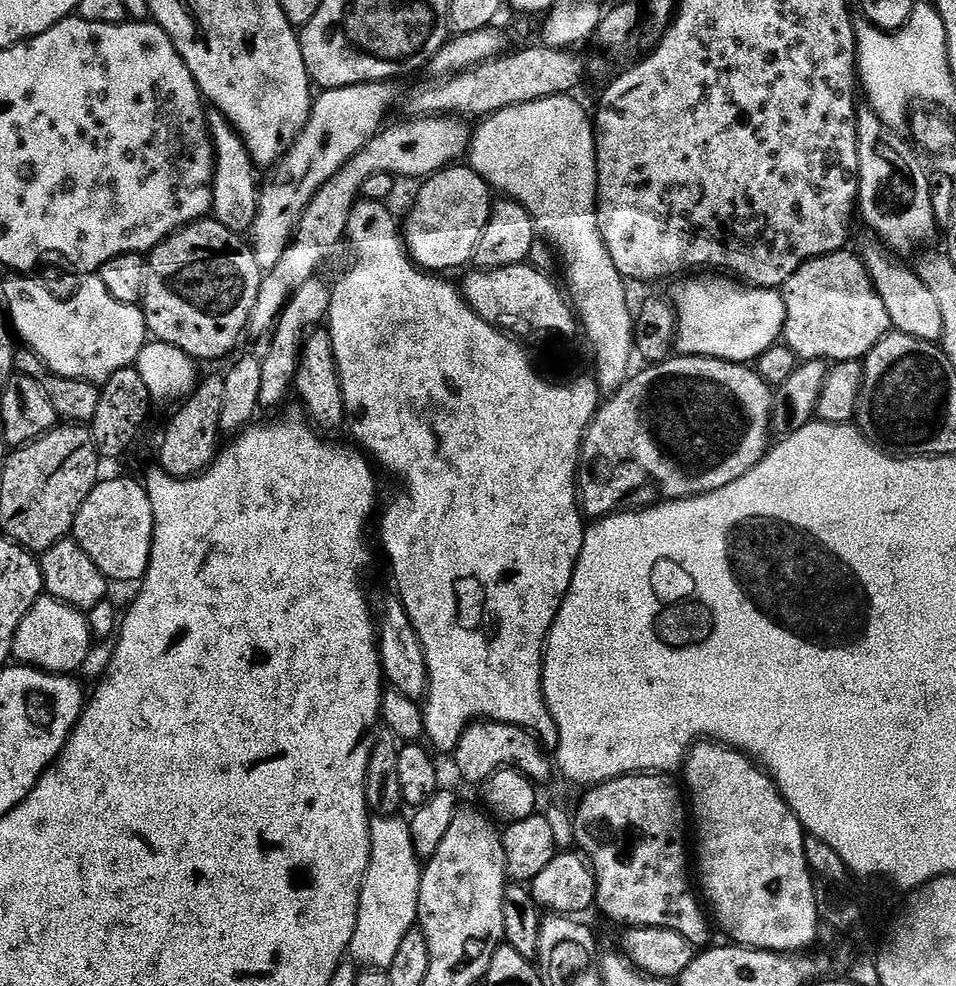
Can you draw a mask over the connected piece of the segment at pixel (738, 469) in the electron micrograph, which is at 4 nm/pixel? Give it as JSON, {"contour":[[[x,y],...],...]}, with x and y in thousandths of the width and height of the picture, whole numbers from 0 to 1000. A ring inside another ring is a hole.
{"contour":[[[707,359],[702,363],[683,368],[681,371],[674,371],[671,377],[662,376],[654,385],[653,390],[629,409],[623,416],[622,424],[611,438],[611,450],[607,453],[605,472],[605,506],[608,520],[615,525],[631,525],[641,522],[642,517],[661,517],[666,513],[681,513],[697,507],[717,507],[723,503],[733,503],[740,499],[755,497],[755,493],[764,493],[764,489],[772,489],[776,481],[793,473],[793,469],[804,453],[808,403],[809,399],[799,388],[798,383],[792,379],[790,372],[782,369],[769,369],[763,365],[749,365],[745,361]]]}

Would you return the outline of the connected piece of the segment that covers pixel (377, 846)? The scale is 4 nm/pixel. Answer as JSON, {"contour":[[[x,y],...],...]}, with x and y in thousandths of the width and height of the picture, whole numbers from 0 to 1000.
{"contour":[[[417,827],[395,828],[387,842],[387,874],[379,895],[366,970],[385,984],[404,984],[421,959],[421,951],[436,940],[441,874],[431,858],[431,841]]]}

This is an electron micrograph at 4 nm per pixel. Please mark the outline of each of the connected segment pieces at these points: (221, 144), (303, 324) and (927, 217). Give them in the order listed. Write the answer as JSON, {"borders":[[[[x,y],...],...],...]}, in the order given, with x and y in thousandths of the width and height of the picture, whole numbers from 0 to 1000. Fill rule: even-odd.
{"borders":[[[[225,112],[217,115],[218,134],[222,138],[222,151],[226,157],[226,174],[222,178],[221,218],[232,229],[252,237],[263,232],[270,213],[270,178],[263,156],[257,152],[247,129],[232,115]]],[[[327,282],[316,286],[314,293],[306,296],[305,301],[301,303],[301,308],[287,330],[287,336],[282,341],[285,350],[272,365],[274,371],[272,408],[277,415],[291,413],[300,404],[301,398],[303,402],[308,394],[310,373],[314,369],[314,355],[318,351],[318,346],[342,326],[347,292],[341,285],[335,283]]],[[[907,108],[896,113],[895,135],[900,173],[899,220],[904,221],[905,229],[916,238],[913,240],[938,261],[950,260],[957,252],[965,253],[965,247],[981,234],[981,228],[975,208],[975,183],[958,163],[955,147],[945,137],[941,139],[936,131],[927,129],[918,116]]]]}

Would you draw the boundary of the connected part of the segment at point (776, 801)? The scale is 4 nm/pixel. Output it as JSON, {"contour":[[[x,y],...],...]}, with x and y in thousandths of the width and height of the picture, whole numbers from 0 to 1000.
{"contour":[[[752,753],[723,756],[713,776],[714,783],[714,798],[726,833],[726,852],[728,848],[726,884],[730,889],[731,904],[748,936],[749,933],[753,936],[754,943],[766,952],[763,954],[767,958],[776,961],[817,968],[837,968],[848,962],[845,960],[853,955],[860,934],[854,922],[855,898],[841,865],[843,845],[837,831],[824,820],[806,787],[786,767]]]}

